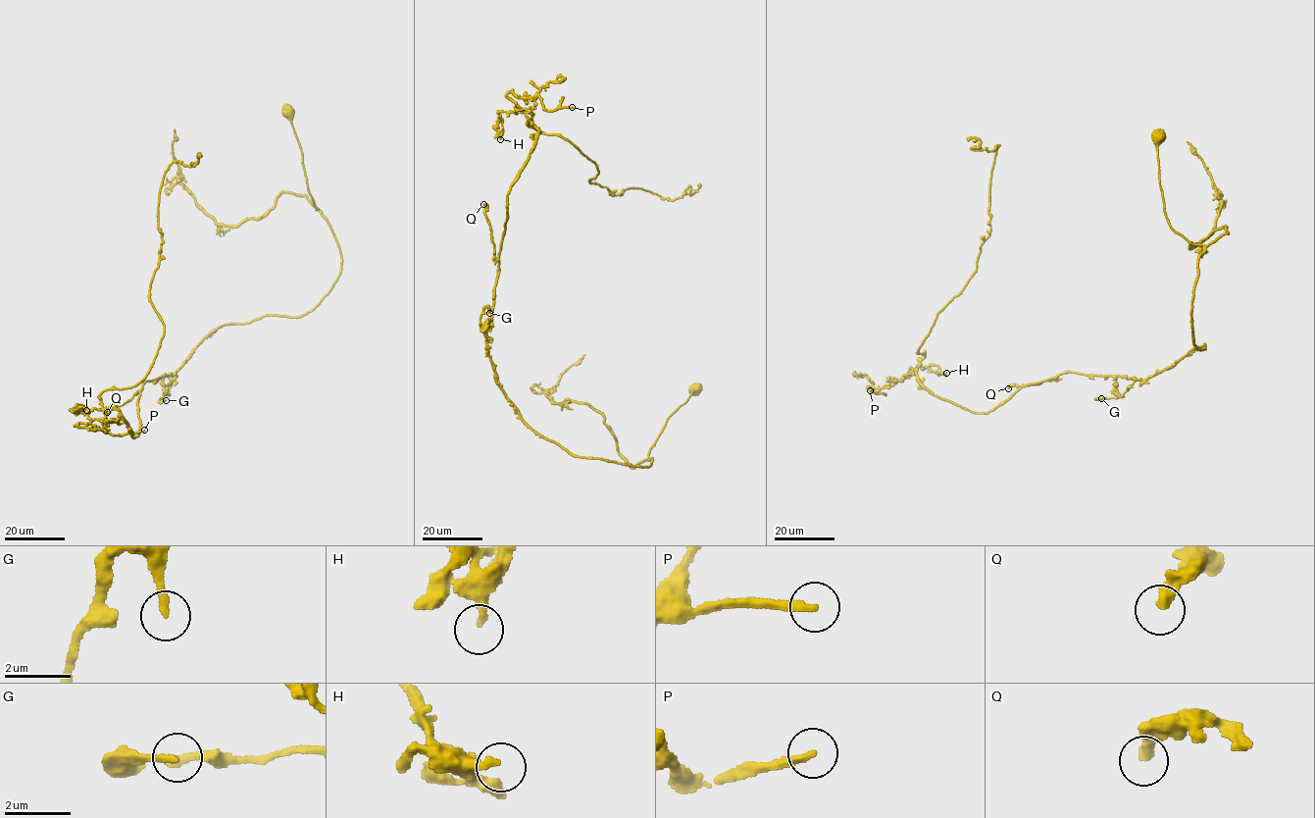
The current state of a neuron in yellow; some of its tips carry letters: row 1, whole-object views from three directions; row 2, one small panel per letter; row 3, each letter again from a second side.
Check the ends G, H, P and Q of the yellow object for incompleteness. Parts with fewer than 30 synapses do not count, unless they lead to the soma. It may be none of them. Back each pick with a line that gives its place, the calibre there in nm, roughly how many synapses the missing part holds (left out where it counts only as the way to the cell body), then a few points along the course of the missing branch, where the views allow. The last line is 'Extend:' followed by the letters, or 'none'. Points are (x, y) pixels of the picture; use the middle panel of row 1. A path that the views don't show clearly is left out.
P: Place: (572, 107). Thickness 240 nm. Roughly 130 synapses. Course of what is missing: (572, 107), (586, 108), (612, 120), (647, 144), (658, 144), (667, 150), (660, 157)
Extend: P

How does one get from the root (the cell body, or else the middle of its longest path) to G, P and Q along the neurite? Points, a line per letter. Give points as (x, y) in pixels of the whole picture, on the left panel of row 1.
G: (289, 111), (339, 276), (301, 316), (210, 333), (169, 376), (166, 400)
P: (289, 111), (339, 276), (311, 311), (225, 325), (142, 382), (138, 435), (116, 409), (75, 426), (144, 430)
Q: (289, 111), (309, 193), (339, 246), (337, 279), (301, 316), (218, 329), (174, 375), (142, 382), (107, 412)

